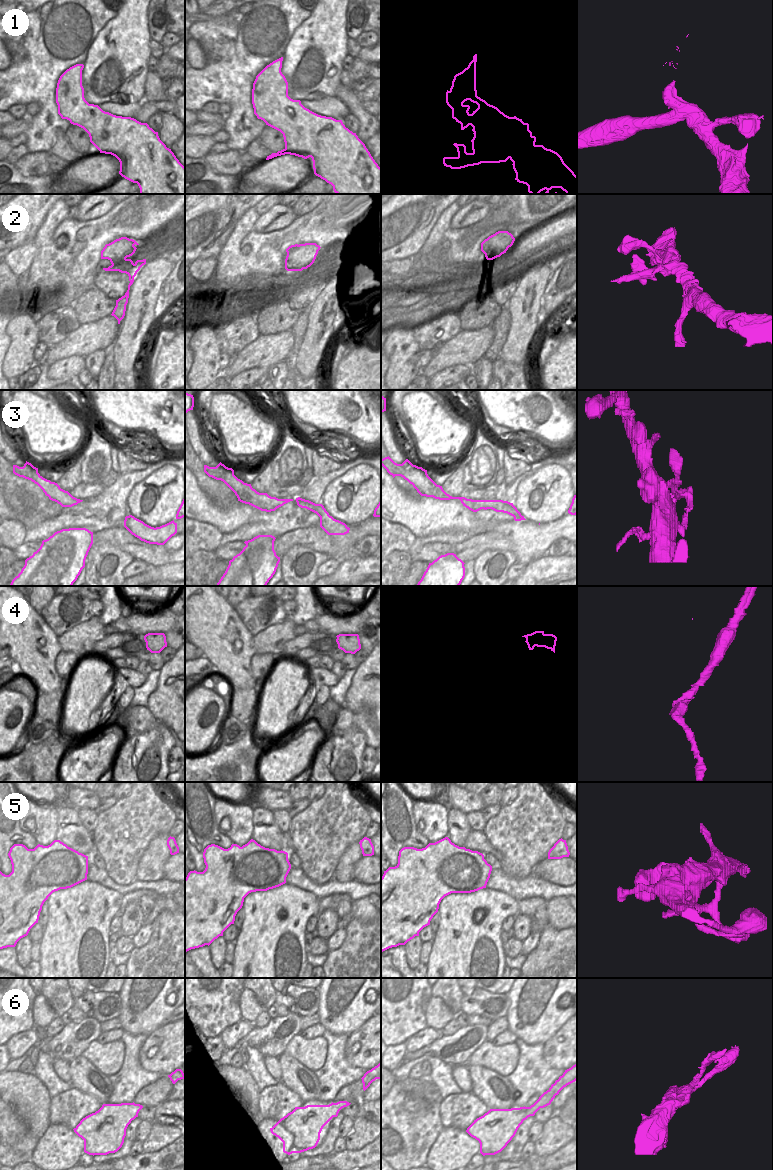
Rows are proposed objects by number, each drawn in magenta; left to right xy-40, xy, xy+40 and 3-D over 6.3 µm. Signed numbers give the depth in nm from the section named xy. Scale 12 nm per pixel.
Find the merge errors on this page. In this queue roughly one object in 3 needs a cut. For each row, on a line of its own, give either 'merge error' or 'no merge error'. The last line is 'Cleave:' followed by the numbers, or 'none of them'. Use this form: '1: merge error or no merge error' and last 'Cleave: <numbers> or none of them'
1: merge error
2: no merge error
3: merge error
4: merge error
5: no merge error
6: no merge error
Cleave: 1, 3, 4

